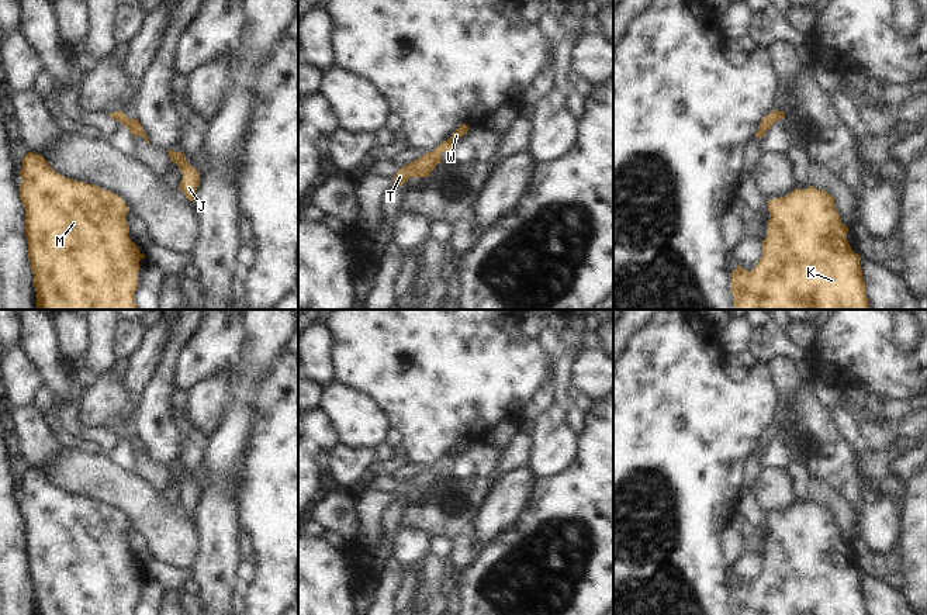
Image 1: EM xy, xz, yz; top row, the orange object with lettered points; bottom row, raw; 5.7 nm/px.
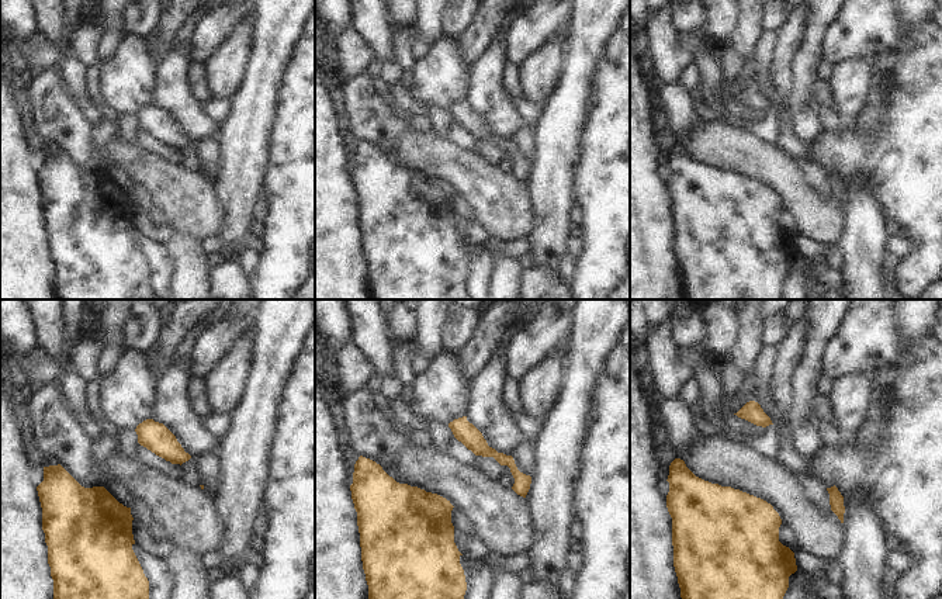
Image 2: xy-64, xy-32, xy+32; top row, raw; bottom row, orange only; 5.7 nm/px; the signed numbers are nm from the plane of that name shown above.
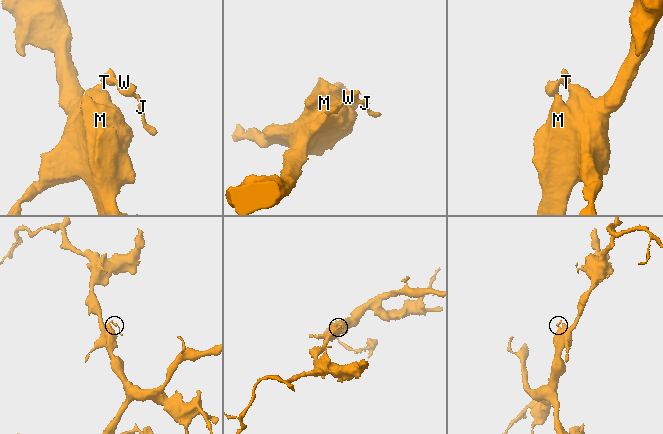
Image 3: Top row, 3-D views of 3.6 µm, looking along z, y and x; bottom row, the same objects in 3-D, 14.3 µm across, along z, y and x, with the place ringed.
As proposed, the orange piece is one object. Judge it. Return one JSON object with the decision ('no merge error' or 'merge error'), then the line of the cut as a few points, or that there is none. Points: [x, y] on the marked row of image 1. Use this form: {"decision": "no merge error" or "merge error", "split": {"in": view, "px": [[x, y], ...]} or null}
{"decision": "no merge error", "split": null}

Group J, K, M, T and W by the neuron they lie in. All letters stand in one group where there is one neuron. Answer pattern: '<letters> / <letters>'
J K M T W

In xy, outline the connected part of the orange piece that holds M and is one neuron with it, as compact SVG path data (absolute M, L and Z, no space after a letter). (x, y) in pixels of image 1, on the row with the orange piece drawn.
M28 152L20 170L28 259L38 310L138 310L139 260L146 258L129 239L122 198L94 184L56 173L38 153Z

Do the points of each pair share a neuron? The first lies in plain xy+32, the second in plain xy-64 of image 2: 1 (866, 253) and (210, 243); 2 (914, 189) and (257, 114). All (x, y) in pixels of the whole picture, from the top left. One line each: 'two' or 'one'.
1: two
2: two

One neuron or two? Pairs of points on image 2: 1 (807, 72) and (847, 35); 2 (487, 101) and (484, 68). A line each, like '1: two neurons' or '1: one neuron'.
1: two neurons
2: one neuron

